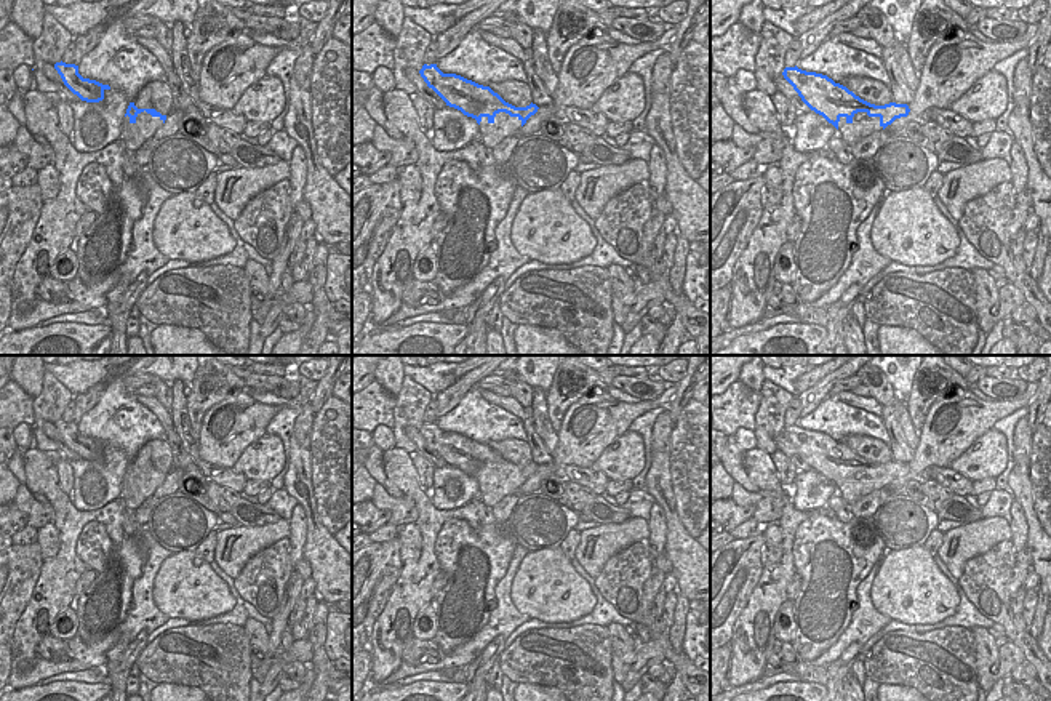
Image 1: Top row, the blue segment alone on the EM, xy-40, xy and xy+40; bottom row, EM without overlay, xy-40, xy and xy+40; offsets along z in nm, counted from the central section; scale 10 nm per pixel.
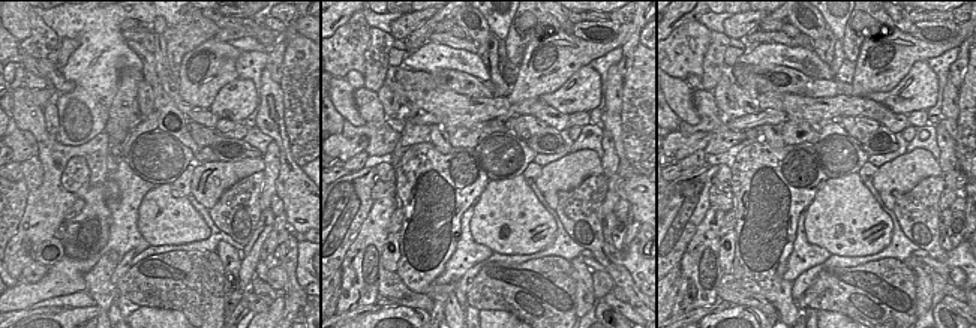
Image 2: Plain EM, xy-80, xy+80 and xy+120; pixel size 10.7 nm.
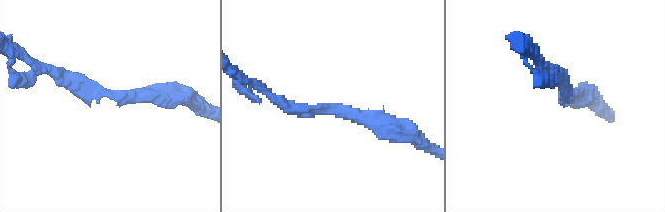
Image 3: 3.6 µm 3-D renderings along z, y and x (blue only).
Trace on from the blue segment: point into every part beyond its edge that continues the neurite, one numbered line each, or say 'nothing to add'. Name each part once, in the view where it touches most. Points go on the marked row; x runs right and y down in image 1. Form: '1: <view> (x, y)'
nothing to add

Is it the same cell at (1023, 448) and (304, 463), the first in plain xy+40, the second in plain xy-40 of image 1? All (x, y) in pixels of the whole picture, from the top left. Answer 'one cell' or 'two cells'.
two cells

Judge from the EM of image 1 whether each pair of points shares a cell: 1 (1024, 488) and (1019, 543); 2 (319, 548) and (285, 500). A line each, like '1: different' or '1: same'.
1: different
2: different

